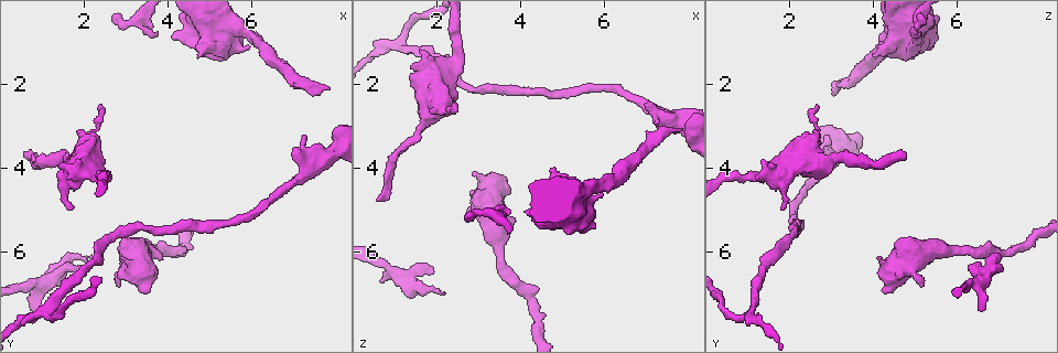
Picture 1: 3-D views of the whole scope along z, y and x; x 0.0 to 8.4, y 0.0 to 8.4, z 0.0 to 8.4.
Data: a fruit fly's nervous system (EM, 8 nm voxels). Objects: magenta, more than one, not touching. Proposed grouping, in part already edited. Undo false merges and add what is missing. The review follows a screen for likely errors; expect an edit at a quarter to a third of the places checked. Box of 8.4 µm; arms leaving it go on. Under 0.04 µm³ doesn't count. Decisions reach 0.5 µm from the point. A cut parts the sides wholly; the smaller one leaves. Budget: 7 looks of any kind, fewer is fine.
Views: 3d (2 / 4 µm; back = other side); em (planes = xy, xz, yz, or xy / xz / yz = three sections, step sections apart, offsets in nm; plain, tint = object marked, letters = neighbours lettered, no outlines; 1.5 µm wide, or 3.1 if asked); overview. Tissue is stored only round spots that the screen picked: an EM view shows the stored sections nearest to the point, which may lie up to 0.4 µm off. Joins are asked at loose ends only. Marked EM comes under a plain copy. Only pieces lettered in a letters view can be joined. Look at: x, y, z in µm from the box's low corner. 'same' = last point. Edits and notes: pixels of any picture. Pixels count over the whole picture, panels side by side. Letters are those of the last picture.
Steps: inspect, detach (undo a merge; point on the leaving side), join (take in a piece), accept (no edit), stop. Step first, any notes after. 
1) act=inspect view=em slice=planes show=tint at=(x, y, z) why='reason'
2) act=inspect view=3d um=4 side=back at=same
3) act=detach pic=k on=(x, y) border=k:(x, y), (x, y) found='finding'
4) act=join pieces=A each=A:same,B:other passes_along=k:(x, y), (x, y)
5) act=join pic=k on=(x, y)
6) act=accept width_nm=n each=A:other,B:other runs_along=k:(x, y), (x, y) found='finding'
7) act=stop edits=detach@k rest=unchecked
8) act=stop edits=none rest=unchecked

act=inspect view=3d um=2 side=back at=(0.65, 3.65, 4.75) why='branch stops here'

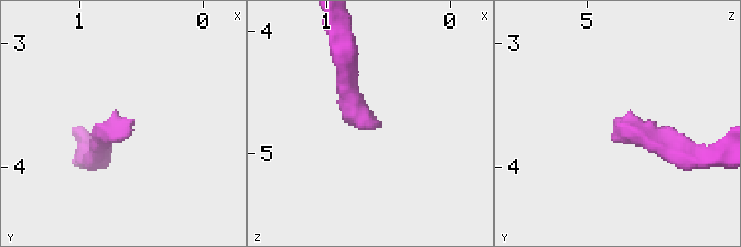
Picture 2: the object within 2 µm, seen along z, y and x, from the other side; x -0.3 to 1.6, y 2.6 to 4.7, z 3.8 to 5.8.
act=inspect view=em slice=planes show=tint at=(0.60, 3.62, 4.78) why='need the tissue'

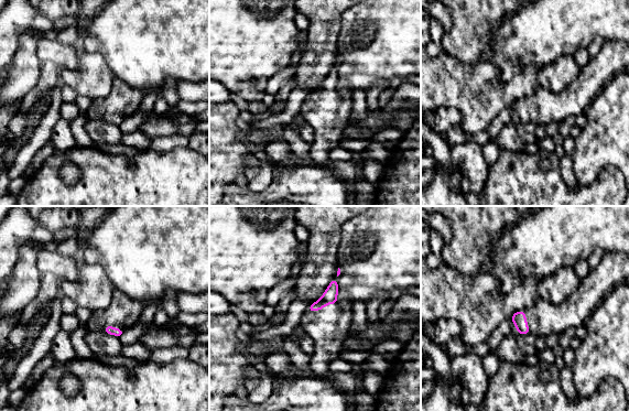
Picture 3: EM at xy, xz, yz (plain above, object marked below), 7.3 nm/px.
act=inspect view=em slice=planes show=letters at=same

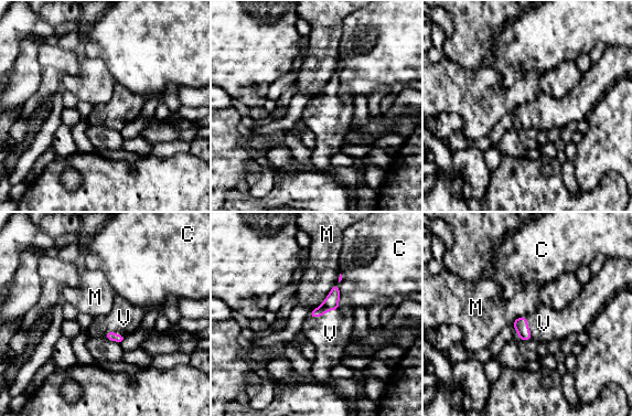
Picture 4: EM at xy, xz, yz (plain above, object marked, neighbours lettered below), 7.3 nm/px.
act=join pic=4 on=(330, 333) longest_contact=M:360nm each=C:other,M:other,V:same found='it goes on there'

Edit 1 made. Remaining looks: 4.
act=inspect view=overview why='see it whole again'

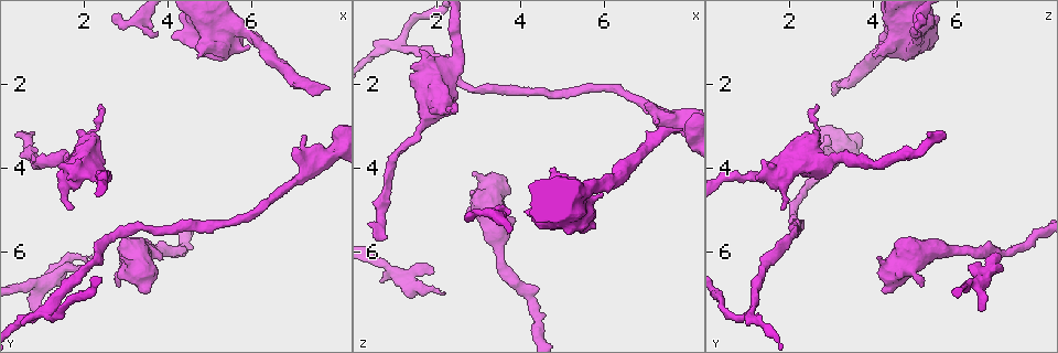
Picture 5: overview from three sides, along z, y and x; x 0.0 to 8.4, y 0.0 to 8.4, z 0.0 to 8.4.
act=inspect view=em slice=xy step=4 show=letters at=(4.15, 0.85, 5.05) why='free end'

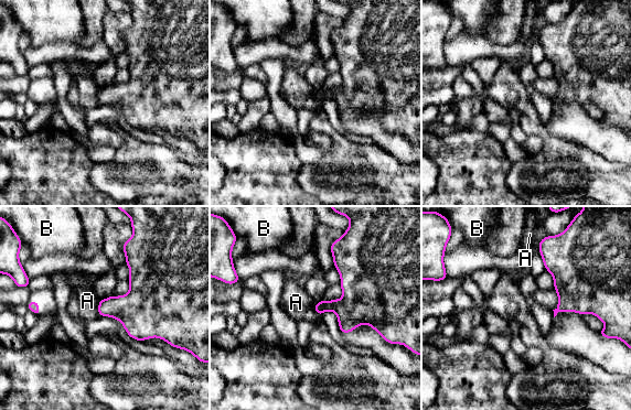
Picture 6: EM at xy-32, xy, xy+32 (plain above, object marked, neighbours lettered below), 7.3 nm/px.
act=inspect view=em slice=planes show=letters at=same

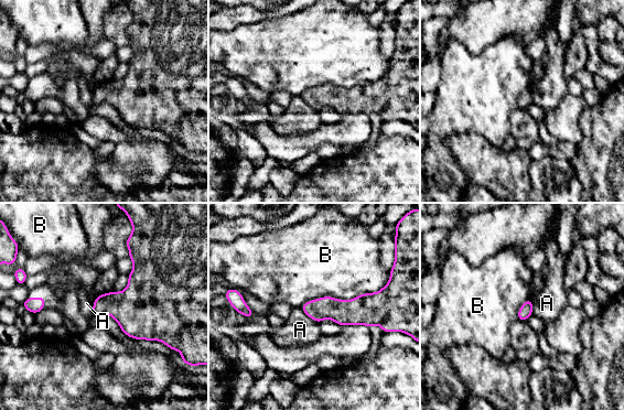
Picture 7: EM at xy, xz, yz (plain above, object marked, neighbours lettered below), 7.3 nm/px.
act=accept each=A:other,B:other border=7:(301, 308), (318, 323) found='none of them fits'

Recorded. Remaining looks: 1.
act=stop edits=join@4 rest=unchecked

